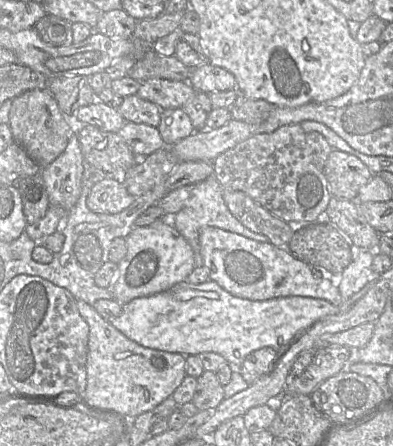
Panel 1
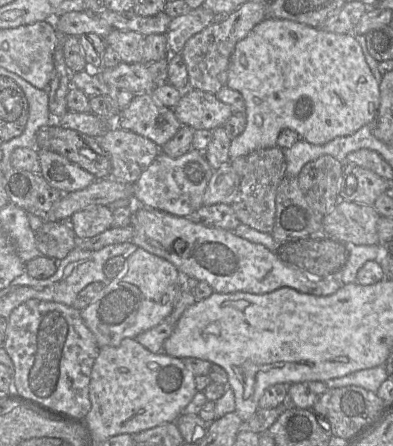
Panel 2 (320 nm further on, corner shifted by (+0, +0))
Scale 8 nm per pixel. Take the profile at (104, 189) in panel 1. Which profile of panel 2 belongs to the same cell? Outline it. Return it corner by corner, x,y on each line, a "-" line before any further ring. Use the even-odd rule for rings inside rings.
95,205
72,215
69,224
77,241
94,237
113,227
113,211
106,205

